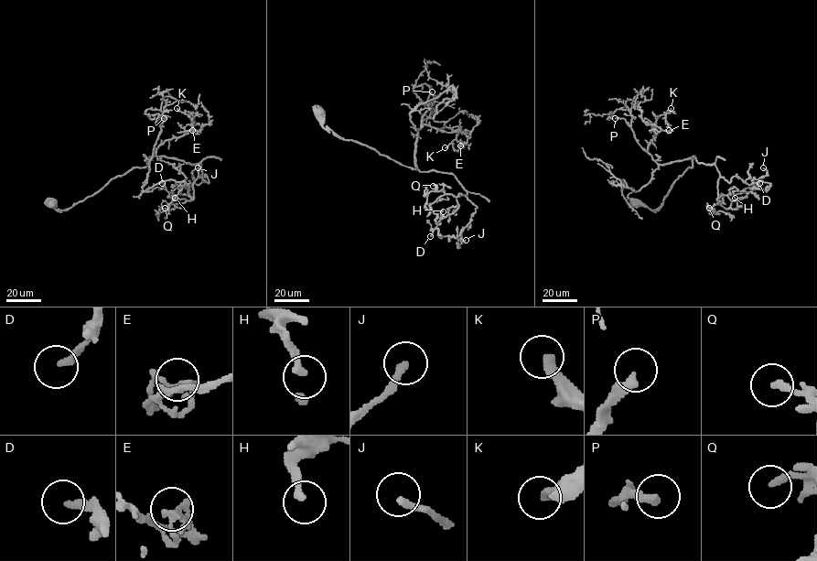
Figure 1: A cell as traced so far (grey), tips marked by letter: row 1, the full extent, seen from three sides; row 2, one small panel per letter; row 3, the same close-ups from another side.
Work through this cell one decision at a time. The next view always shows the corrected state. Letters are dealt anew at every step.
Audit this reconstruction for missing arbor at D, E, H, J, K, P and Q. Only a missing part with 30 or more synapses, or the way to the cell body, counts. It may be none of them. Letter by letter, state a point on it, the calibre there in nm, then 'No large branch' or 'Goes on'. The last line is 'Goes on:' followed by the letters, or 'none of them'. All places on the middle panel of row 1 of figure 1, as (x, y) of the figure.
D: Place: (430, 236). Thickness 240 nm. No large branch
E: Place: (460, 145). Thickness 200 nm. No large branch
H: Place: (443, 211). Thickness 240 nm. No large branch
J: Place: (466, 240). Thickness 240 nm. No large branch
K: Place: (445, 147). Thickness 320 nm. Goes on
P: Place: (432, 91). Thickness 320 nm. Goes on
Q: Place: (433, 186). Thickness 240 nm. No large branch
Goes on: K, P

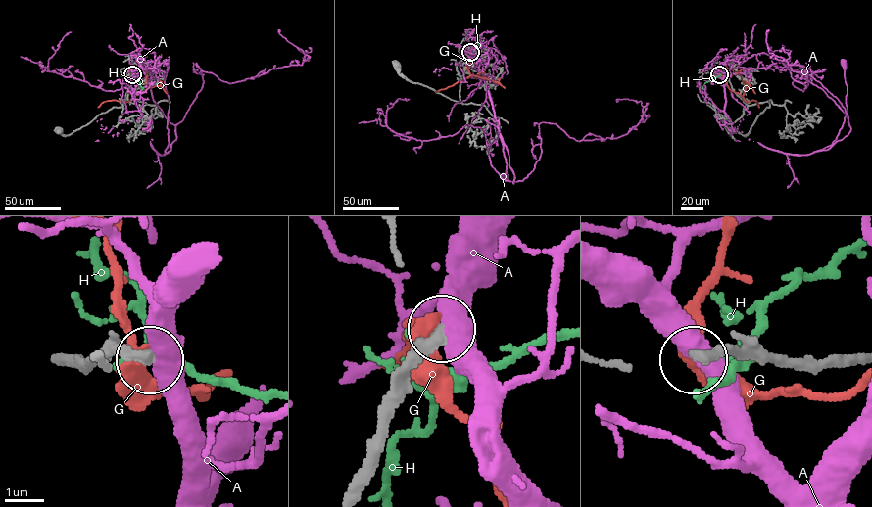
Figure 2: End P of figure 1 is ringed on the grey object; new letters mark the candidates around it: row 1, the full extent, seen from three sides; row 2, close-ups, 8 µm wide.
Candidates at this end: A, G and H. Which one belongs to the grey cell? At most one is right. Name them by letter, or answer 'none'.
none

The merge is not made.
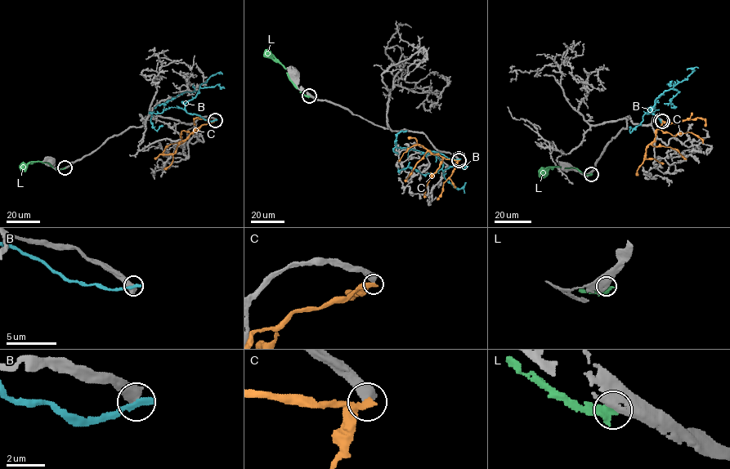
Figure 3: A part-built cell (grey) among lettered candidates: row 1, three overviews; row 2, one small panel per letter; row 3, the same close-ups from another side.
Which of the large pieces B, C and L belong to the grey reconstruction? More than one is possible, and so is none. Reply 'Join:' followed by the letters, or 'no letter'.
Join: no letter

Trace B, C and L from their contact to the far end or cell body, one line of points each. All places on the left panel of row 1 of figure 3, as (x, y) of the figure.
B: (215, 119), (204, 119), (188, 113), (185, 109), (185, 103), (195, 97), (198, 91), (185, 91), (154, 107)
C: (215, 120), (196, 127), (180, 142), (174, 153), (159, 154), (154, 158)
L: (64, 168), (55, 169), (49, 163), (31, 161), (20, 170)

